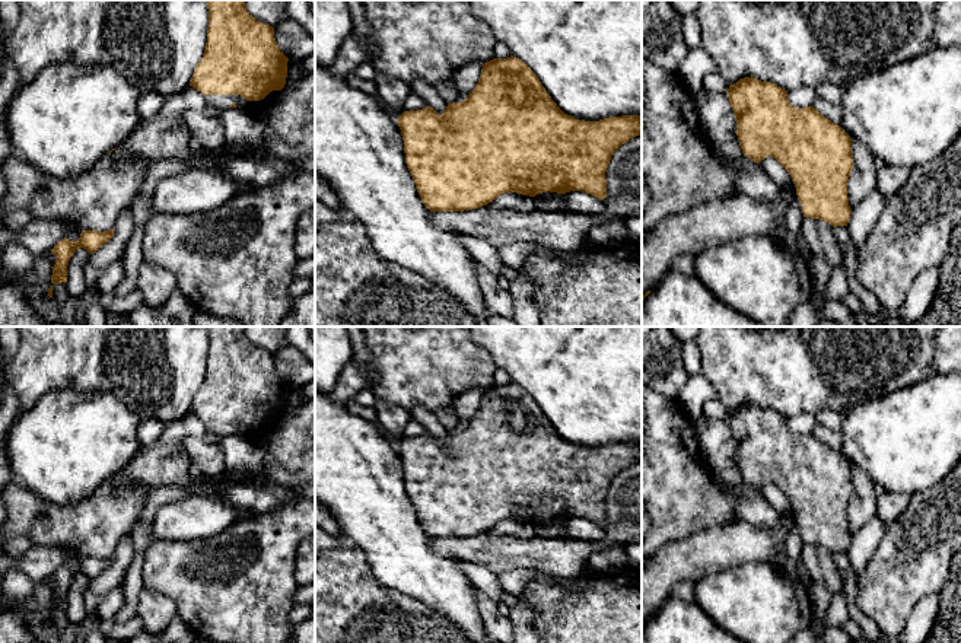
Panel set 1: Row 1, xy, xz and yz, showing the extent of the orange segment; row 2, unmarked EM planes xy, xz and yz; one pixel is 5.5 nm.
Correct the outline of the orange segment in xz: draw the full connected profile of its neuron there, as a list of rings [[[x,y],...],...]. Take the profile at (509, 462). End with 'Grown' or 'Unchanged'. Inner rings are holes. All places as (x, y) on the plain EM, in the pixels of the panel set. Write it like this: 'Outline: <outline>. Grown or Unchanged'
Outline: [[[493,385],[483,391],[478,410],[462,429],[448,430],[439,442],[432,433],[404,437],[397,446],[407,494],[430,538],[464,538],[516,519],[583,518],[607,523],[605,499],[614,478],[640,462],[640,442],[576,446],[551,426],[537,401],[519,385]]]. Unchanged

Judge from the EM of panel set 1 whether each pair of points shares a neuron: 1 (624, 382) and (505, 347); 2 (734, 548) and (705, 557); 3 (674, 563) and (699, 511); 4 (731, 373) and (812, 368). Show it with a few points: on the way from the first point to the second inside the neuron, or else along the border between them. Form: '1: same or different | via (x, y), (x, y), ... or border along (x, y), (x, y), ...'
1: same | via (595, 353), (559, 353), (553, 347), (534, 347)
2: same | via (726, 548), (712, 550)
3: different | border along (719, 524), (665, 543), (656, 551)
4: same | via (751, 368), (792, 368)

